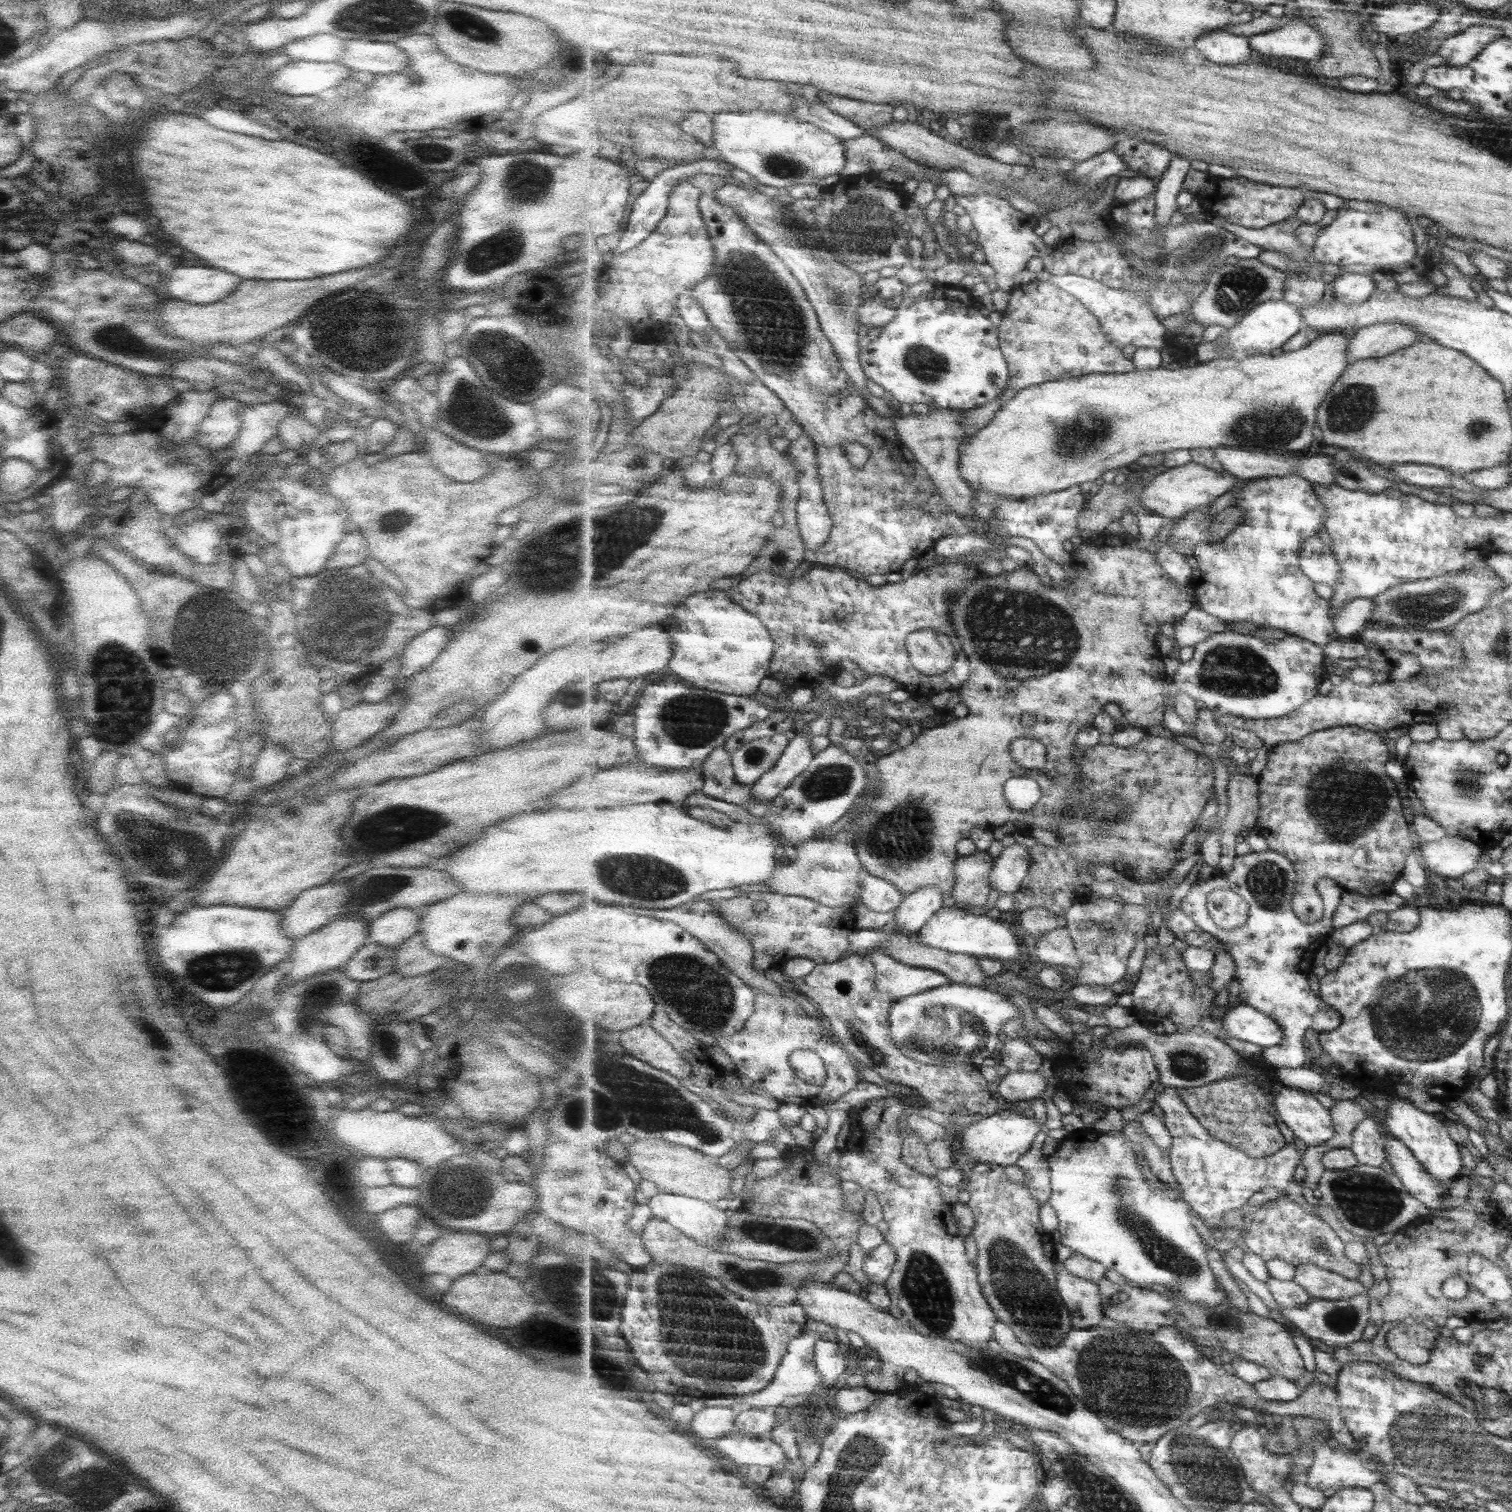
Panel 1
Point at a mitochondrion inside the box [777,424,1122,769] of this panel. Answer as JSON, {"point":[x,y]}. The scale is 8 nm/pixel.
{"point":[1047,641]}

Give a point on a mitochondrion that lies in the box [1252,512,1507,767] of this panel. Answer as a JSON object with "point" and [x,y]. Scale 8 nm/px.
{"point":[1421,608]}

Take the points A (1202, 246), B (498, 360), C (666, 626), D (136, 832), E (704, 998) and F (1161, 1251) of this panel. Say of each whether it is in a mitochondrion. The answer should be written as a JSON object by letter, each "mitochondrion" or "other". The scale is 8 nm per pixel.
{"A":"mitochondrion","B":"mitochondrion","C":"other","D":"mitochondrion","E":"mitochondrion","F":"mitochondrion"}

